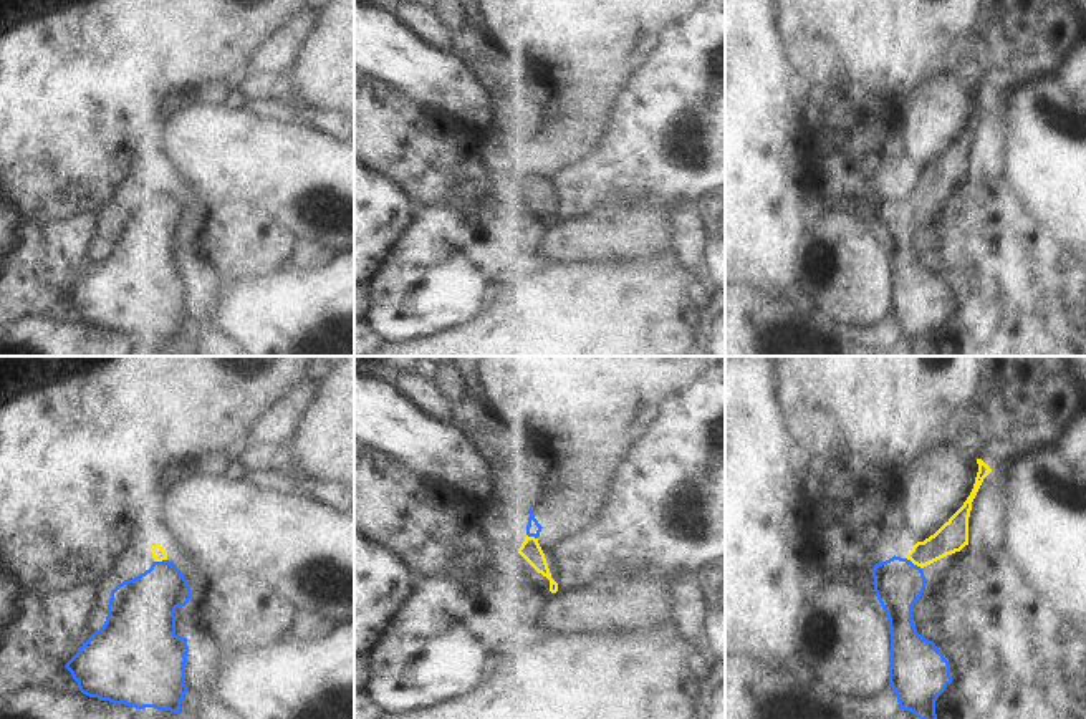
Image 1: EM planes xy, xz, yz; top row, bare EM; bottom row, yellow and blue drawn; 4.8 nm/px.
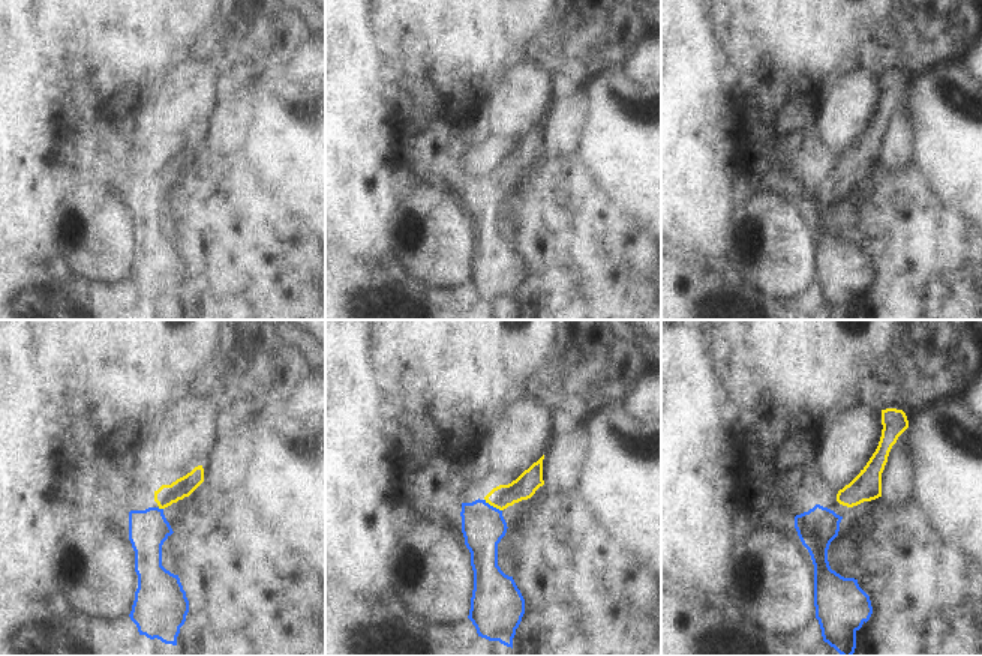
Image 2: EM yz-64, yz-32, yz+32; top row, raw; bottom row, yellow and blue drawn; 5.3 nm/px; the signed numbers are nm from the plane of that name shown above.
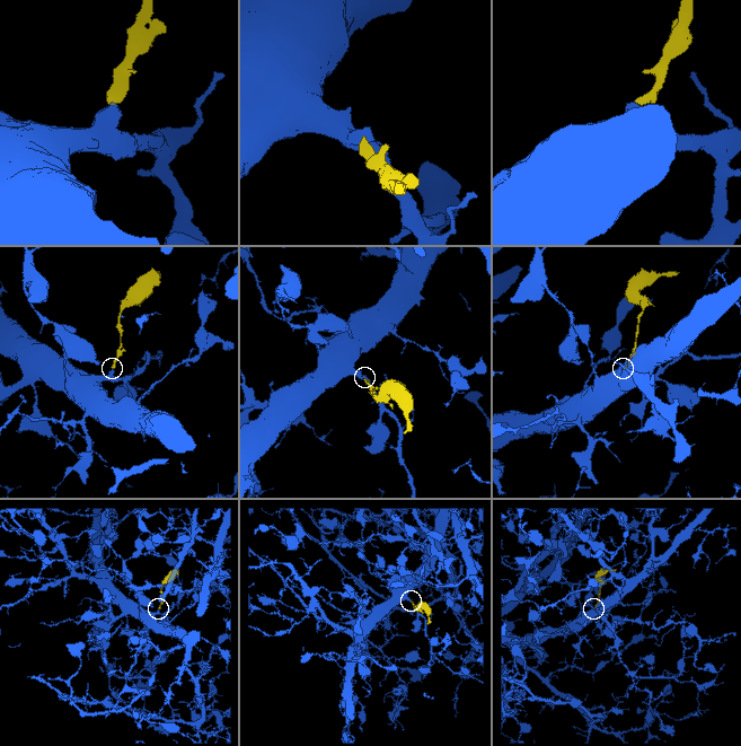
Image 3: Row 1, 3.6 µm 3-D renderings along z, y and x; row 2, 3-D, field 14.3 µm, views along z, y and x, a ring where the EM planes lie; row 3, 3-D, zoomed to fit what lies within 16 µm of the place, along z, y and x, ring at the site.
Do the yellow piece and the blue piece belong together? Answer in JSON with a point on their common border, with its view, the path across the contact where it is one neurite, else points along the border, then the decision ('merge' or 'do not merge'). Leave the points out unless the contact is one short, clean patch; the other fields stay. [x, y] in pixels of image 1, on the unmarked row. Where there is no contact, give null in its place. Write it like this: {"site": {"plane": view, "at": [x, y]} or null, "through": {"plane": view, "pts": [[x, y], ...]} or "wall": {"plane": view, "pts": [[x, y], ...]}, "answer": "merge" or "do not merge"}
{"site": {"plane": "yz", "at": [914, 193]}, "through": {"plane": "yz", "pts": [[952, 164], [914, 193], [898, 211]]}, "answer": "merge"}

